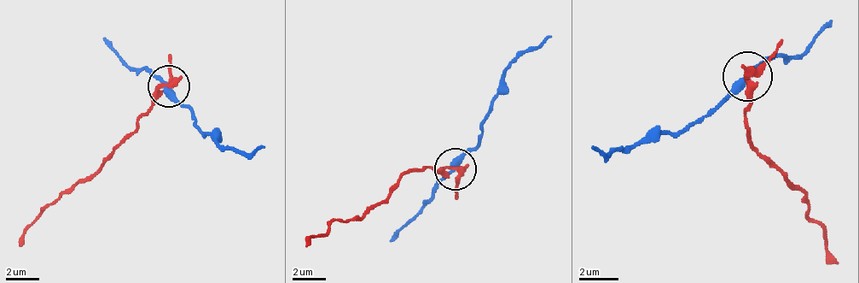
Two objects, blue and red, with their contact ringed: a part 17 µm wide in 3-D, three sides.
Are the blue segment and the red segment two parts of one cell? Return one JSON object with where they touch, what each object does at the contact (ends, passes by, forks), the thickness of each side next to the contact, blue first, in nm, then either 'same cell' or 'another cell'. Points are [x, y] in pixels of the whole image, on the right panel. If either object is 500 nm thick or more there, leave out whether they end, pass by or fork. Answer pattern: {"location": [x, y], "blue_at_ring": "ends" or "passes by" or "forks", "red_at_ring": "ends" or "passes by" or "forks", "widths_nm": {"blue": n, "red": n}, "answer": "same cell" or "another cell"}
{"location": [747, 76], "blue_at_ring": "passes by", "red_at_ring": "passes by", "widths_nm": {"blue": 320, "red": 320}, "answer": "another cell"}

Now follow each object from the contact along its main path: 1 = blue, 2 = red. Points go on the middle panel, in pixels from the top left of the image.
1: (454, 168), (479, 143), (504, 71), (530, 50), (550, 38)
2: (454, 168), (412, 168), (357, 218), (336, 218), (307, 248)

